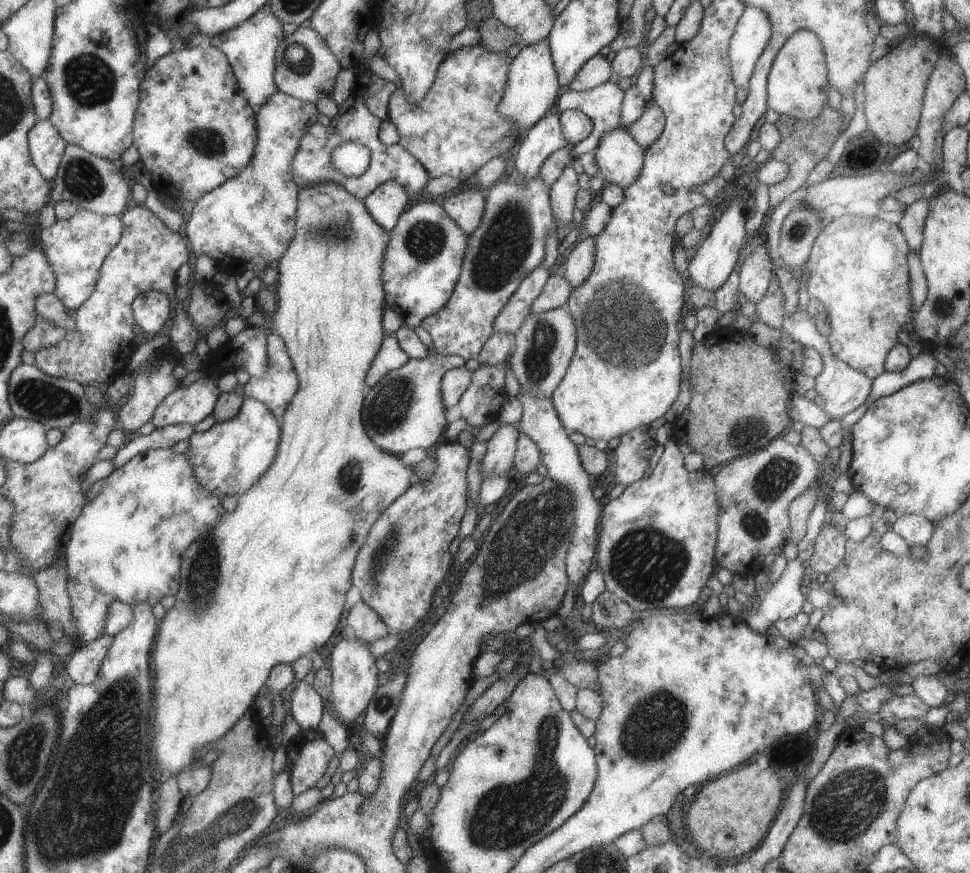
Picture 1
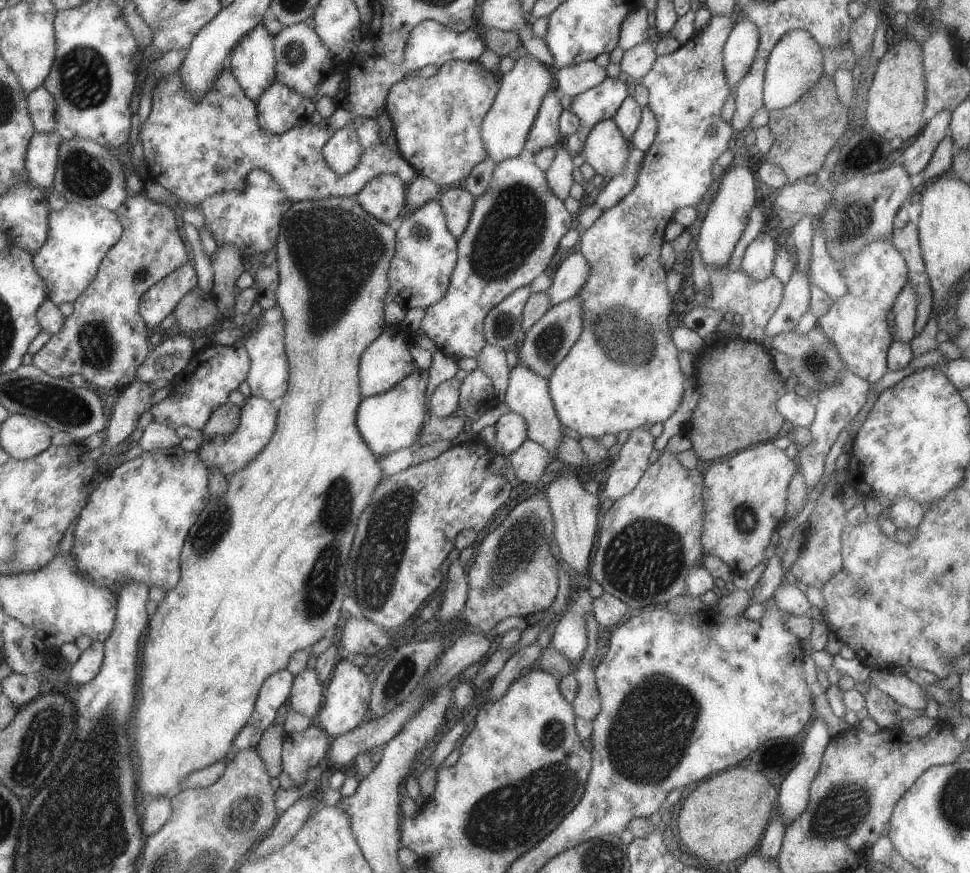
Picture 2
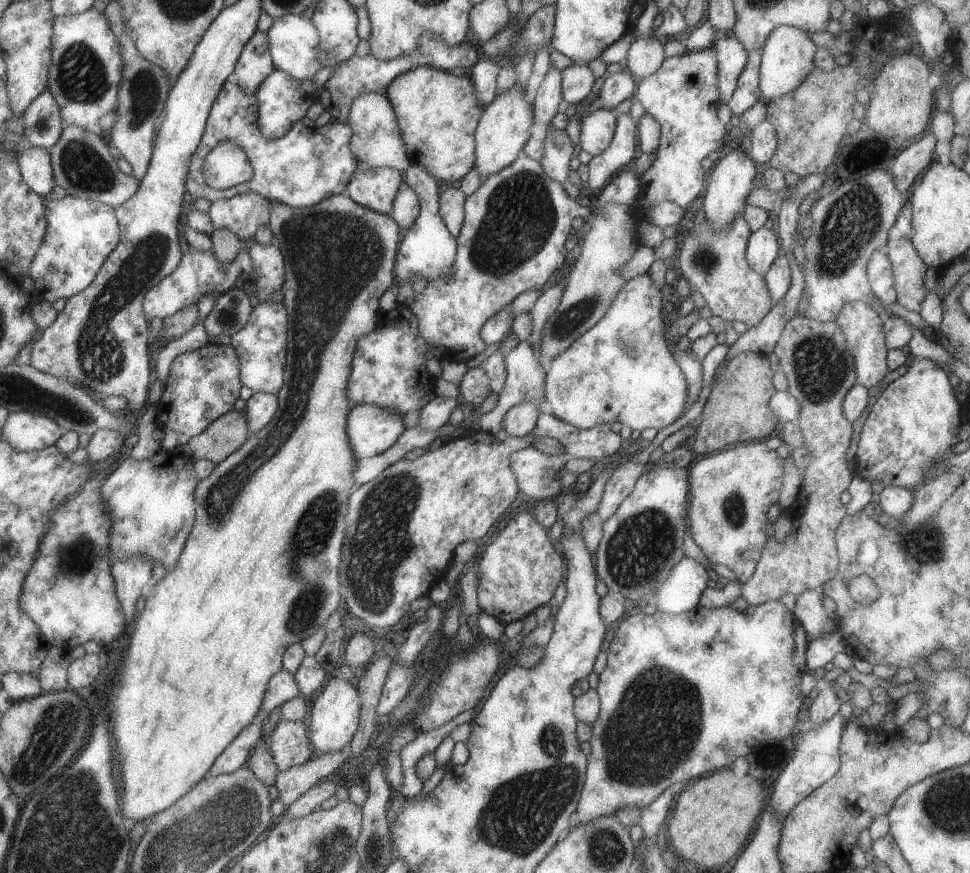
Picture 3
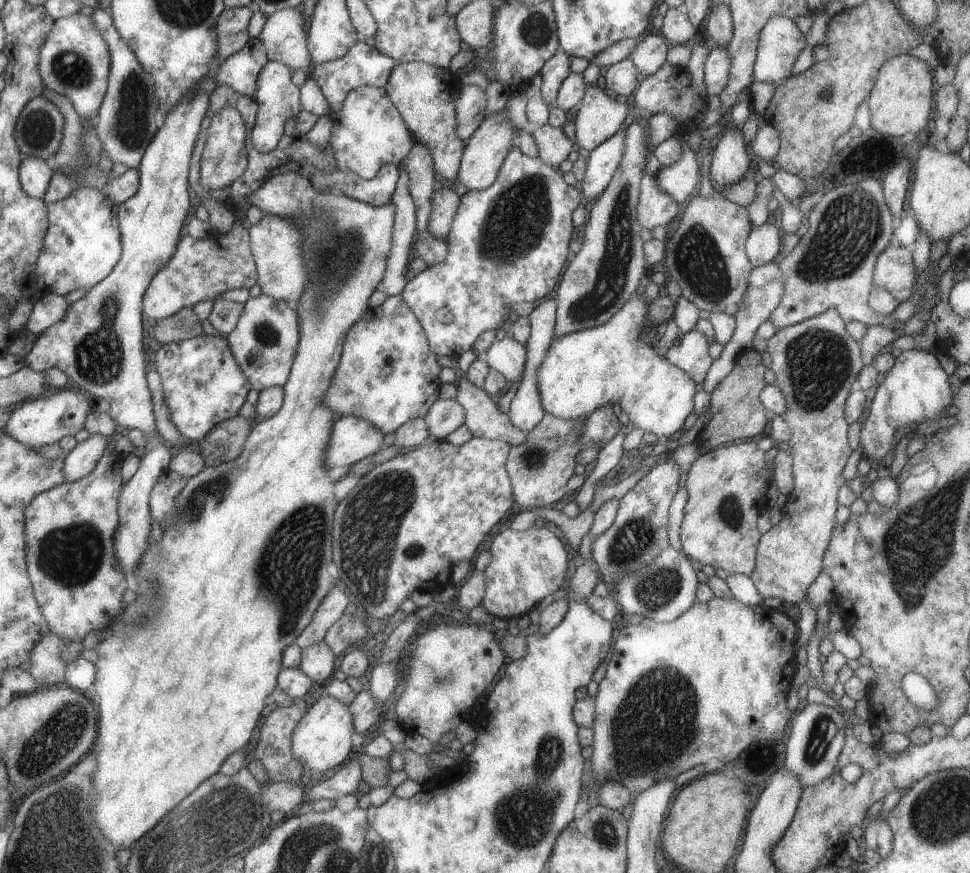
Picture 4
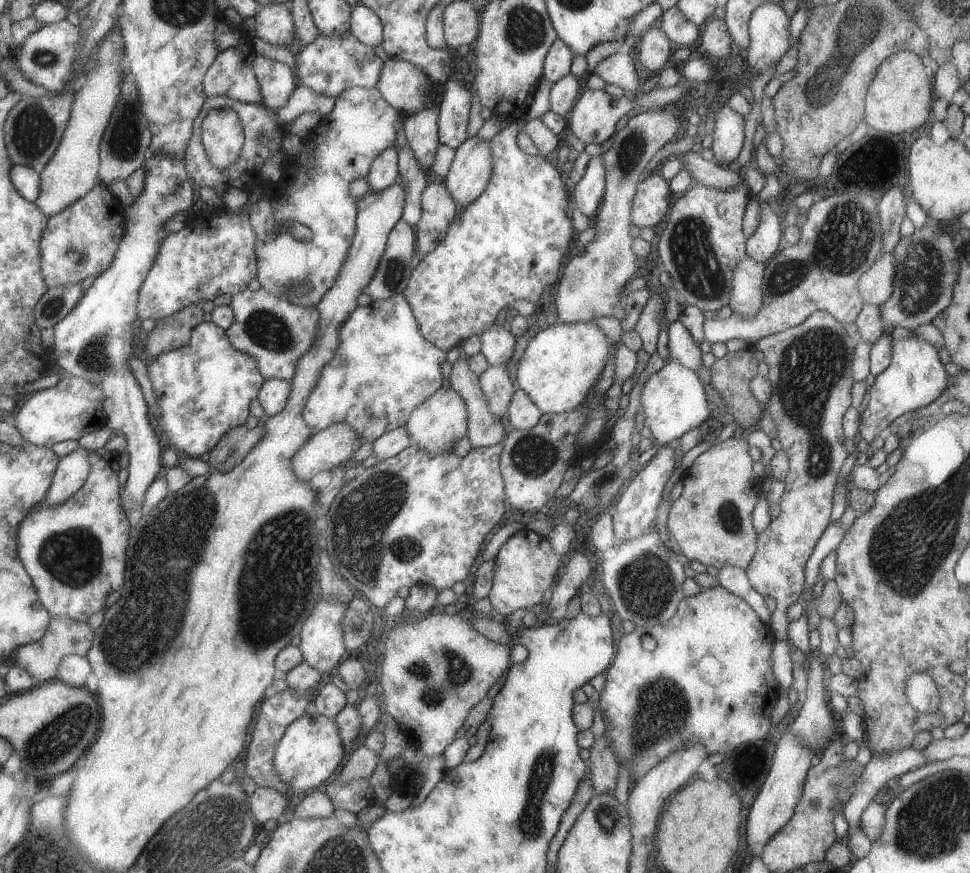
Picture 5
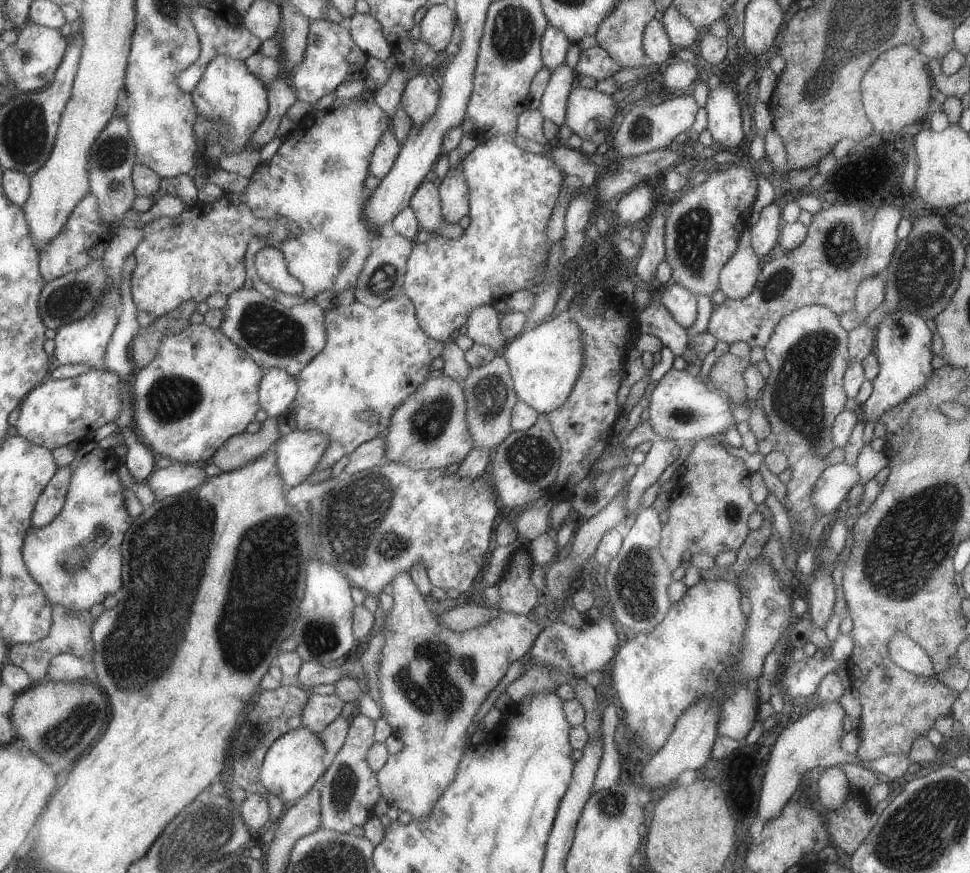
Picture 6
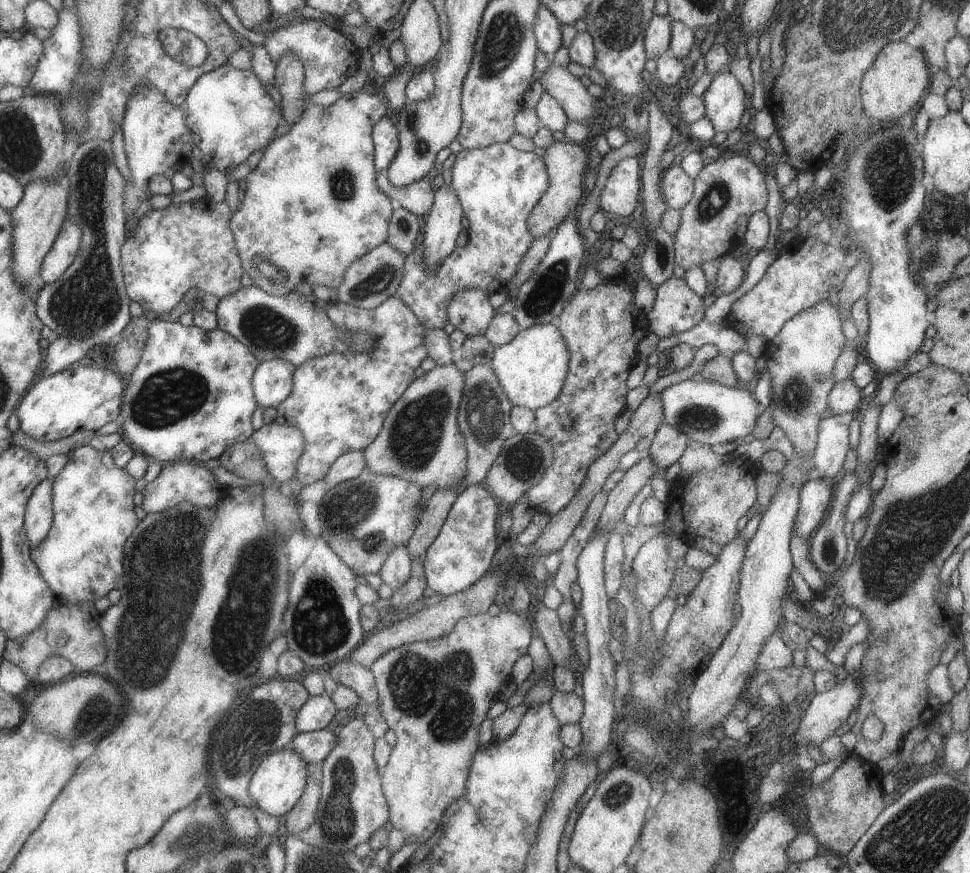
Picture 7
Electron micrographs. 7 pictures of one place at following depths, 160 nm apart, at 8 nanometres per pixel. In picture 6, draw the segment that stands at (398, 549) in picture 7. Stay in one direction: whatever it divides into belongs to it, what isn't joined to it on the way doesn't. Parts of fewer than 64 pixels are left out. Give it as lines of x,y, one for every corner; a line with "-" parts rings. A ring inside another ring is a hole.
407,572
395,574
389,585
392,588
393,605
392,610
386,614
383,626
385,643
379,654
377,692
381,702
380,718
391,726
392,735
402,742
403,748
388,756
385,765
376,773
376,780
381,797
388,806
395,808
398,814
406,812
409,818
419,820
423,816
429,816
439,794
455,778
457,764
468,747
465,742
467,736
469,737
467,729
471,726
479,706
505,676
510,664
527,655
537,634
541,632
541,627
525,615
499,610
497,618
491,618
483,626
453,632
449,628
443,628
437,616
429,612

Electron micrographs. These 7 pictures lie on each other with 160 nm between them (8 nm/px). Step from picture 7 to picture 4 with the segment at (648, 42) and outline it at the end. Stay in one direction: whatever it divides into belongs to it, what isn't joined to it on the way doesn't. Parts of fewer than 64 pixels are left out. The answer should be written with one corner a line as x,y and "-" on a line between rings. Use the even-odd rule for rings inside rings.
648,30
638,39
638,43
628,58
639,73
647,77
657,72
666,62
669,47
670,44
659,32

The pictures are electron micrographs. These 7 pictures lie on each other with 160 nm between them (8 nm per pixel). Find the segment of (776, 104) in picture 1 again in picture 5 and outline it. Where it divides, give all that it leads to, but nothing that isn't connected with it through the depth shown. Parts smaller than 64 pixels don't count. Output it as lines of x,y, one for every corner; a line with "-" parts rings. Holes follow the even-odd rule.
761,2
749,18
747,63
753,74
763,72
767,66
776,65
789,46
790,18
780,5

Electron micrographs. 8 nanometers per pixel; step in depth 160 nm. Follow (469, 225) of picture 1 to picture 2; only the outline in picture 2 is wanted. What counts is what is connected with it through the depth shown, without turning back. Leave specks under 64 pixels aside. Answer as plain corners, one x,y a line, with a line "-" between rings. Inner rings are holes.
464,187
446,189
438,200
445,215
446,227
455,239
465,230
474,203
474,196

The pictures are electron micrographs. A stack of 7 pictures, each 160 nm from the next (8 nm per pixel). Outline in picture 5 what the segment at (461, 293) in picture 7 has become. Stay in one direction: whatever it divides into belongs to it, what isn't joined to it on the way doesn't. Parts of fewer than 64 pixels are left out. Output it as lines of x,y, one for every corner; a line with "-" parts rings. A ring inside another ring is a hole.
491,324
491,328
479,332
480,353
485,356
489,365
505,365
511,358
515,337
503,326

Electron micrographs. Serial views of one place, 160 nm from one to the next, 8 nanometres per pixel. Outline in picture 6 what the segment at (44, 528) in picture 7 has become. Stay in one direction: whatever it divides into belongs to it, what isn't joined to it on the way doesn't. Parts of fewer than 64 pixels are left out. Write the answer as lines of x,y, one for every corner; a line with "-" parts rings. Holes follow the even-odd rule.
71,467
60,468
49,486
45,488
33,512
32,523
35,529
51,525
63,511
69,486
71,486
71,478
73,478

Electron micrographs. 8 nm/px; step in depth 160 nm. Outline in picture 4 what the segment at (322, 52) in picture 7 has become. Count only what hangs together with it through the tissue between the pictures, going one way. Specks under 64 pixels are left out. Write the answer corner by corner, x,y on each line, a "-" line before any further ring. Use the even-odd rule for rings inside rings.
359,38
354,44
347,48
347,52
341,58
335,60
327,60
322,64
312,63
309,66
310,77
315,80
315,84
321,90
323,97
327,100
331,114
337,114
341,110
343,100
347,96
347,92
358,88
360,85
368,85
369,87
384,88
388,82
389,74
396,66
396,61
381,54
374,48
370,48
365,44
363,38

